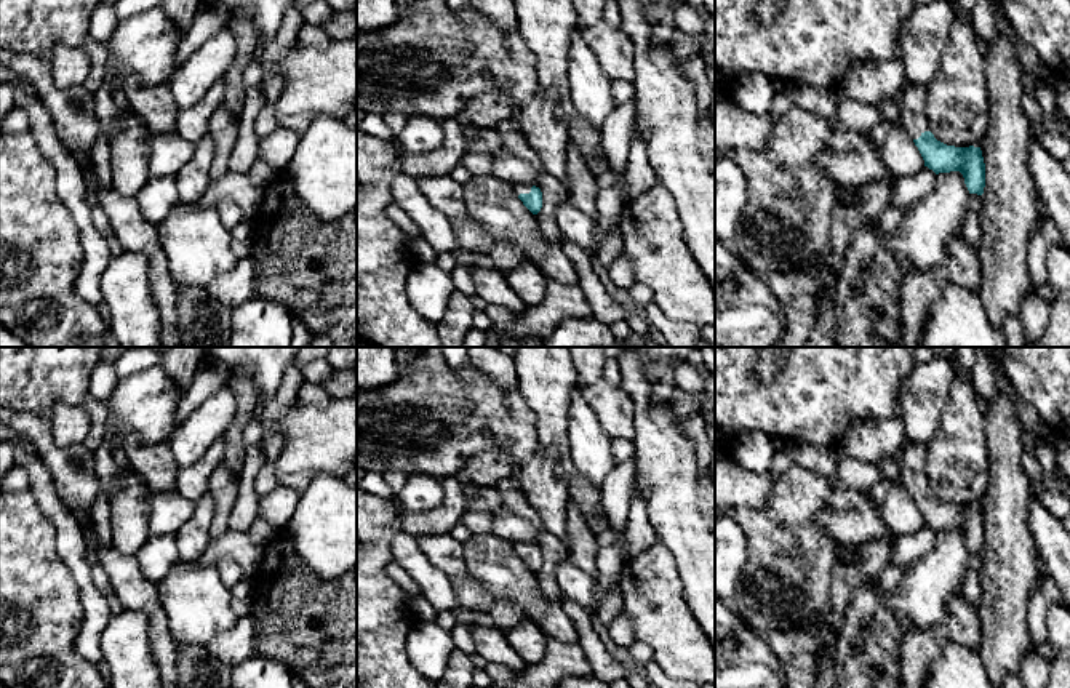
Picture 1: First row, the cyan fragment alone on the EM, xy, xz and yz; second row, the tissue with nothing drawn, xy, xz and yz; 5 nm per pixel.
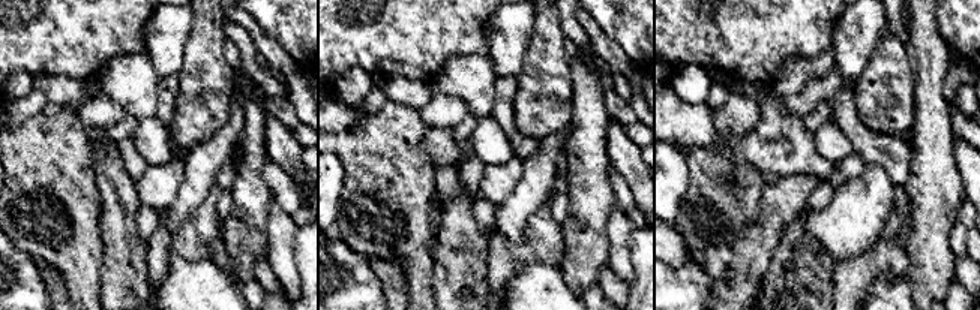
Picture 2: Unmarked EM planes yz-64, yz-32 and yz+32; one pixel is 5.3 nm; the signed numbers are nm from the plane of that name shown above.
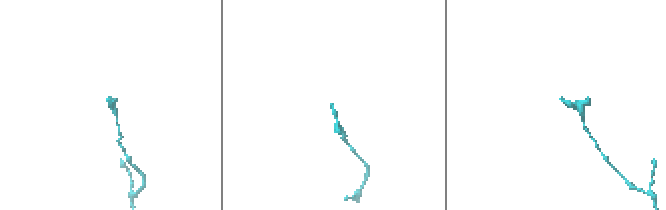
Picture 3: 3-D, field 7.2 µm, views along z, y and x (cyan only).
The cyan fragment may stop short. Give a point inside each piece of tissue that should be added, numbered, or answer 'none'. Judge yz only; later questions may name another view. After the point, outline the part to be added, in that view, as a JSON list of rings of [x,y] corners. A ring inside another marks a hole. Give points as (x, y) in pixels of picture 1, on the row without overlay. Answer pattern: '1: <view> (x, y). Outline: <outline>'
1: yz (914, 479). Outline: [[[908,443],[904,448],[899,482],[912,498],[918,498],[924,490],[929,490],[926,443]]]

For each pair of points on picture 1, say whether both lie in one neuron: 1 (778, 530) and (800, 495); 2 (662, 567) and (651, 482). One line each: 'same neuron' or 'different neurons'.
1: same neuron
2: different neurons

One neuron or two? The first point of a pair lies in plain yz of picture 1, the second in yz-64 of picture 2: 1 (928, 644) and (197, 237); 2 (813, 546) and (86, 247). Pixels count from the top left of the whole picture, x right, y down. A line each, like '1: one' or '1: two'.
1: one
2: one

